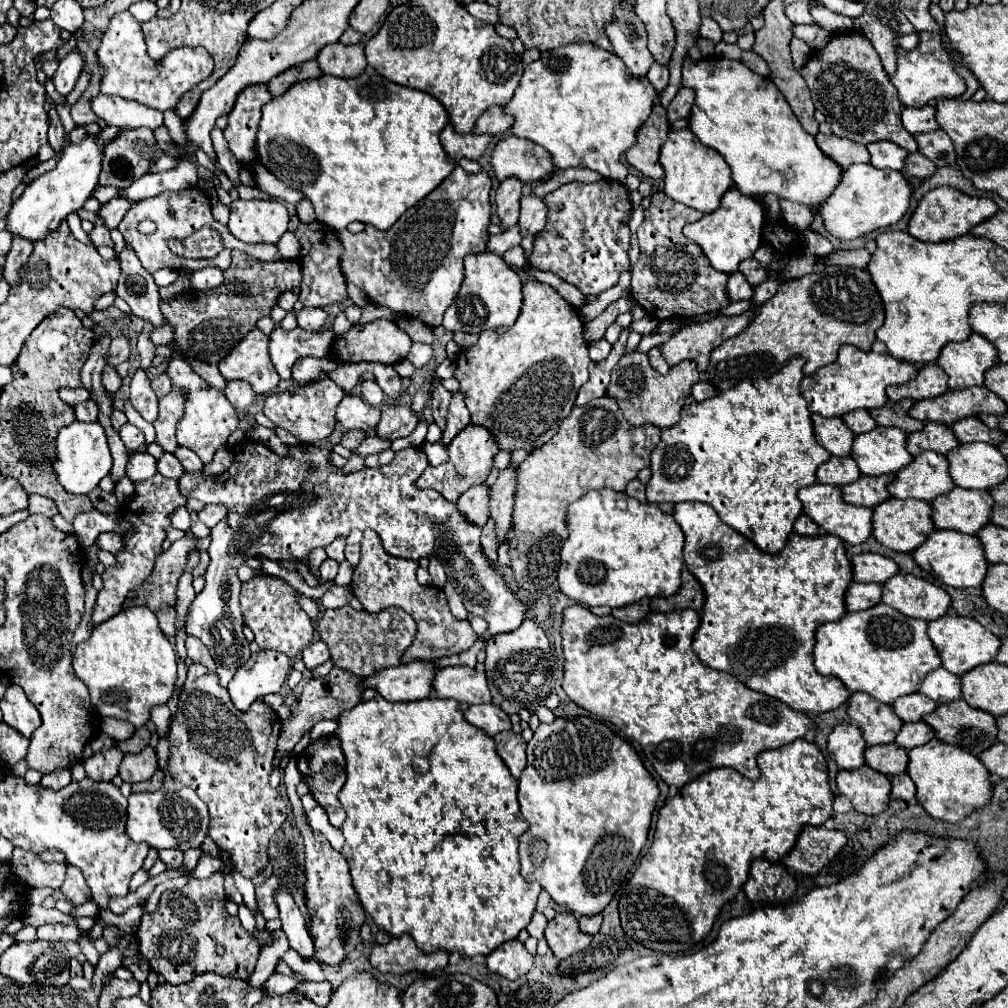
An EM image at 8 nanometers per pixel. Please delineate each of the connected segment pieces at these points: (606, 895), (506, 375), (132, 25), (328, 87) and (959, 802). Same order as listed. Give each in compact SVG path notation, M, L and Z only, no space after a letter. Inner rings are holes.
M590 716L556 718L552 724L540 724L538 730L534 732L534 738L528 742L526 754L528 754L528 764L524 768L524 774L520 774L520 780L518 780L518 802L520 802L522 816L528 820L530 828L528 828L528 832L524 832L520 836L520 862L522 862L520 874L528 882L540 882L540 886L550 894L550 898L556 904L568 906L572 912L578 912L582 916L600 914L608 906L608 902L612 900L612 896L616 894L620 884L632 872L632 868L634 868L634 864L636 864L636 860L638 860L638 856L640 856L640 852L646 844L652 812L654 812L654 806L656 806L656 800L658 800L658 794L660 794L660 790L656 786L656 780L648 774L642 760L638 758L638 754L634 752L634 748L626 740L622 740L616 732L612 732L604 722L594 720Z
M528 280L524 286L522 286L522 294L524 294L524 304L522 304L522 312L518 316L518 320L510 326L510 328L504 328L504 330L484 330L476 342L476 346L472 348L466 348L460 352L458 360L456 360L456 372L454 372L454 378L460 382L460 392L464 394L464 404L468 406L470 410L470 418L472 418L472 424L476 426L484 426L486 430L490 430L490 434L494 436L496 444L500 450L508 450L508 452L514 452L514 450L526 450L526 452L532 452L536 448L540 448L542 444L546 444L560 428L562 420L570 414L572 406L574 406L574 400L576 400L576 394L580 390L580 386L588 380L588 364L590 364L590 356L588 356L588 344L584 342L584 334L582 334L582 322L578 320L578 312L574 306L570 306L556 290L552 290L552 286L548 284L542 284L538 280Z
M116 12L112 16L110 26L102 36L100 48L96 50L96 56L98 56L98 64L104 68L100 92L110 92L122 98L130 98L160 112L176 110L176 104L180 102L184 92L188 92L198 82L206 80L214 70L212 56L200 46L176 48L168 52L160 62L152 62L152 58L148 58L140 22L130 12Z
M320 76L314 80L304 80L304 82L292 84L280 98L272 98L268 104L262 106L262 120L260 120L260 128L256 132L256 156L258 156L258 162L264 168L268 168L276 178L280 178L286 186L300 190L312 202L318 220L322 224L330 226L332 230L342 230L354 220L364 222L364 224L372 224L378 230L388 230L408 208L412 208L424 196L428 196L452 172L454 164L448 160L448 156L444 154L444 148L440 144L440 130L446 126L446 122L448 122L448 114L446 114L444 106L426 92L400 86L400 84L390 82L382 76L374 78L372 82L362 80L362 78Z
M934 738L928 744L916 746L912 752L908 752L908 758L908 774L916 784L916 800L926 808L932 818L960 822L972 810L988 804L992 796L992 784L988 780L990 774L986 766L970 752L964 752L962 748L944 744Z

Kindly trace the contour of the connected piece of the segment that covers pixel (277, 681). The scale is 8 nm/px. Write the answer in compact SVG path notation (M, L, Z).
M260 650L234 674L228 694L236 710L244 712L250 704L266 694L280 692L290 670L290 660L274 650Z

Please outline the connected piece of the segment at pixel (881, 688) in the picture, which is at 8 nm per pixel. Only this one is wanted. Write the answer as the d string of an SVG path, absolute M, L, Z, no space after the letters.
M882 602L860 612L846 612L840 620L818 626L814 666L824 676L836 676L850 692L866 692L884 704L918 692L924 676L940 668L940 656L926 634L928 622L908 618Z

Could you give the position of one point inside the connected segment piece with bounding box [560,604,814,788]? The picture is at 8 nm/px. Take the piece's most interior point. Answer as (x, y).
(644, 678)

